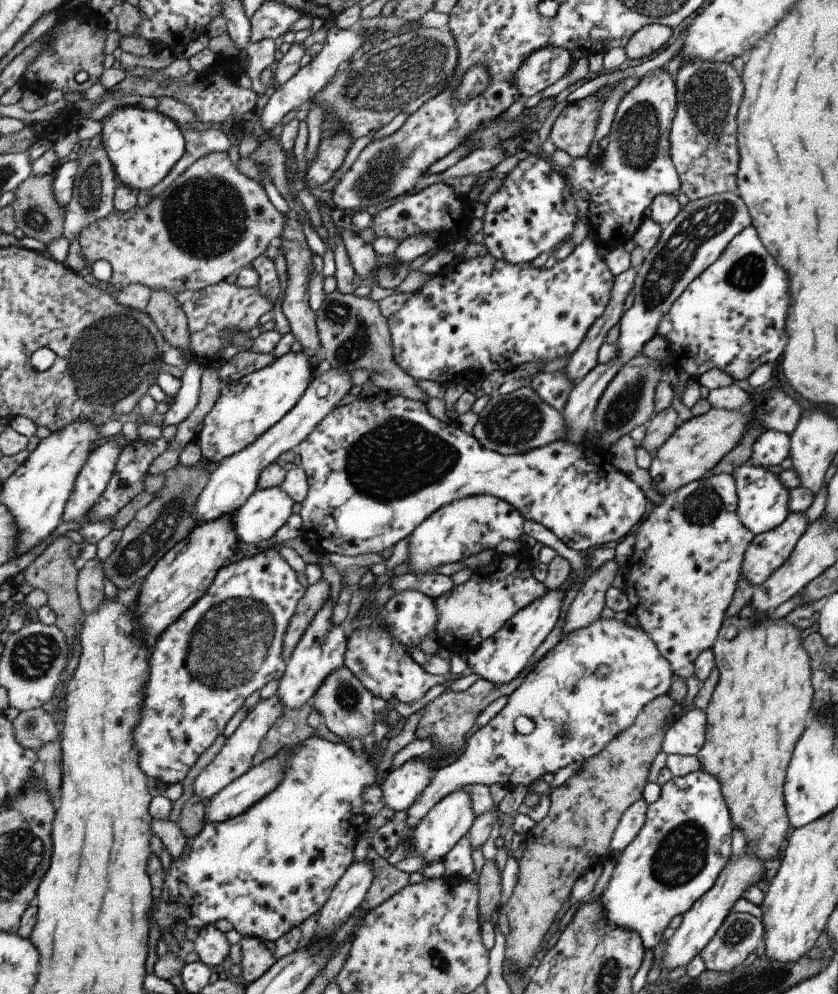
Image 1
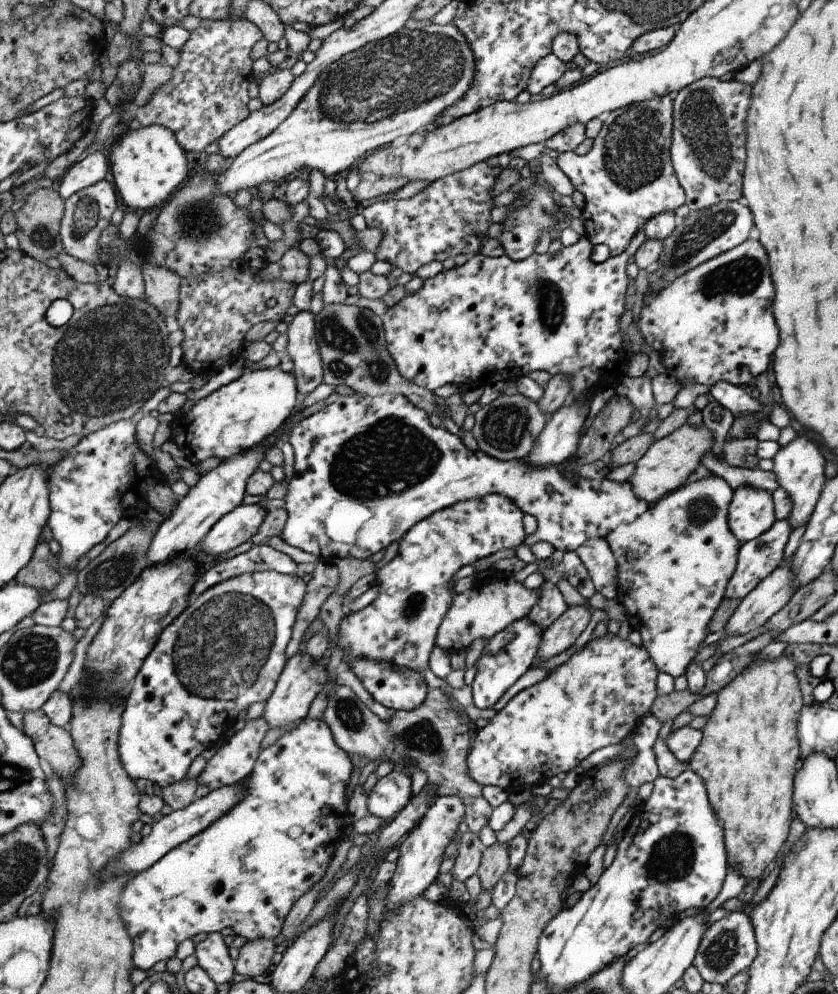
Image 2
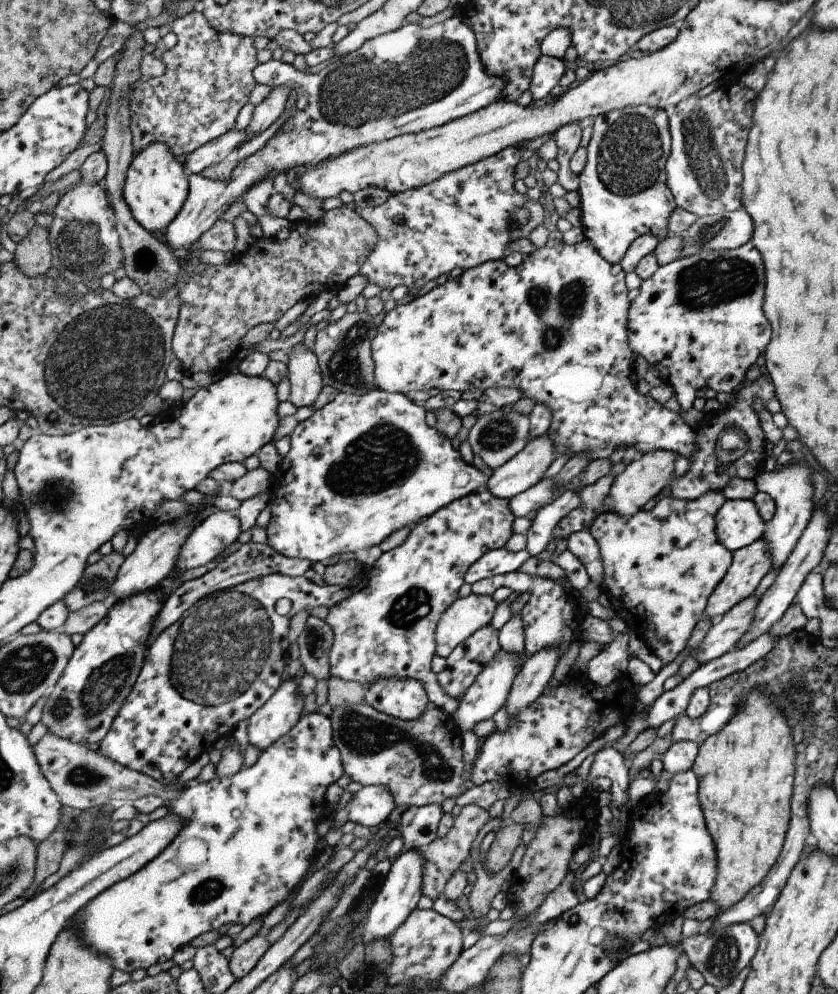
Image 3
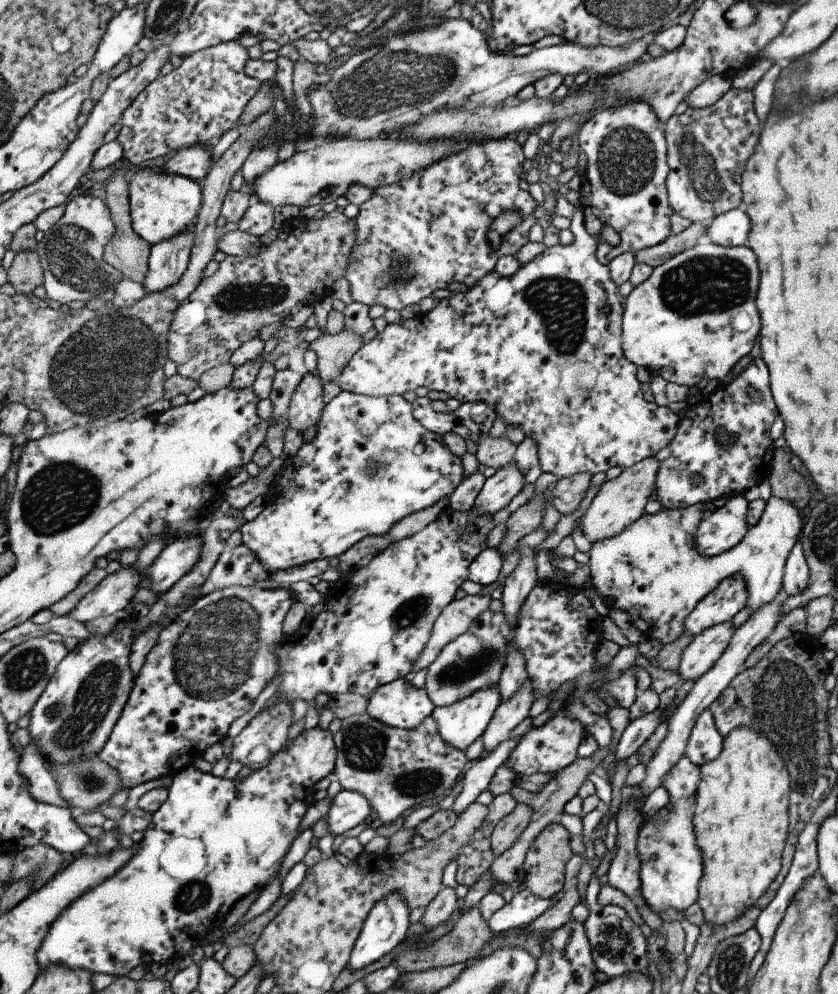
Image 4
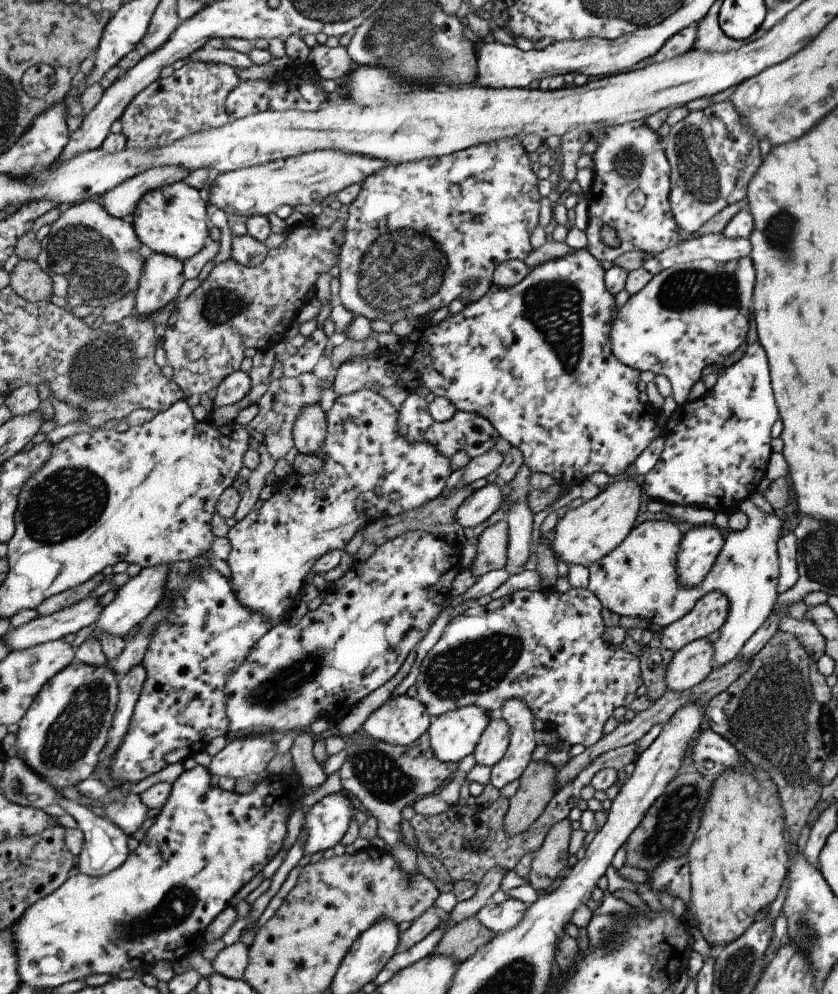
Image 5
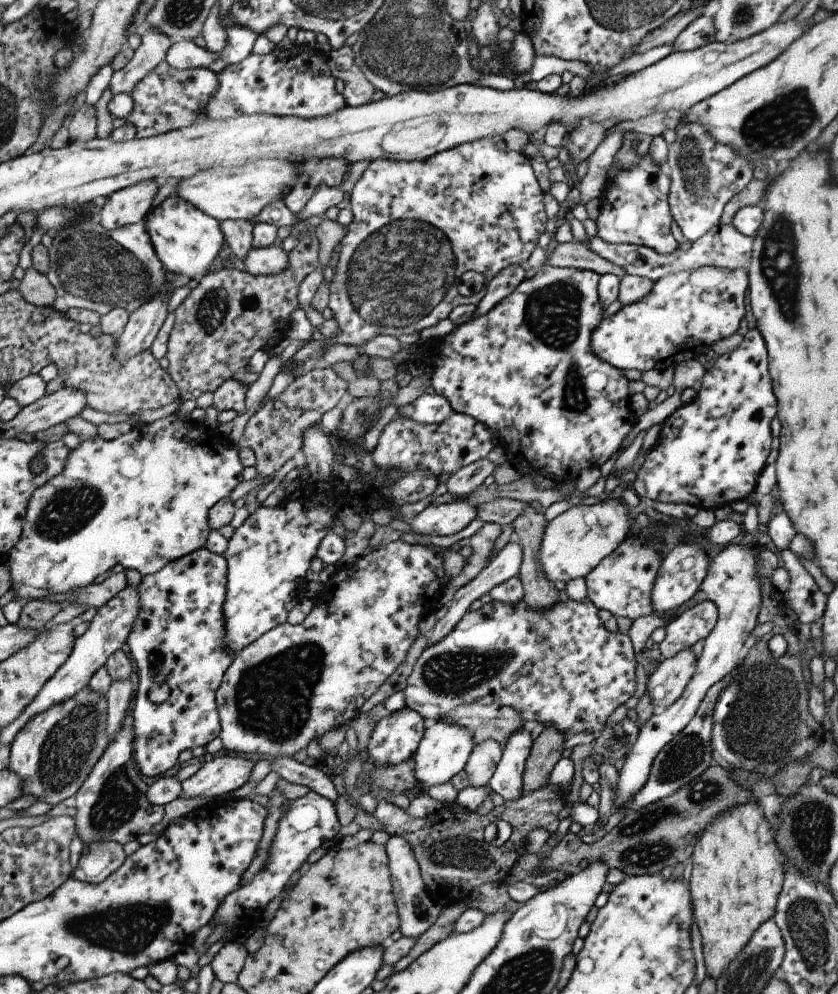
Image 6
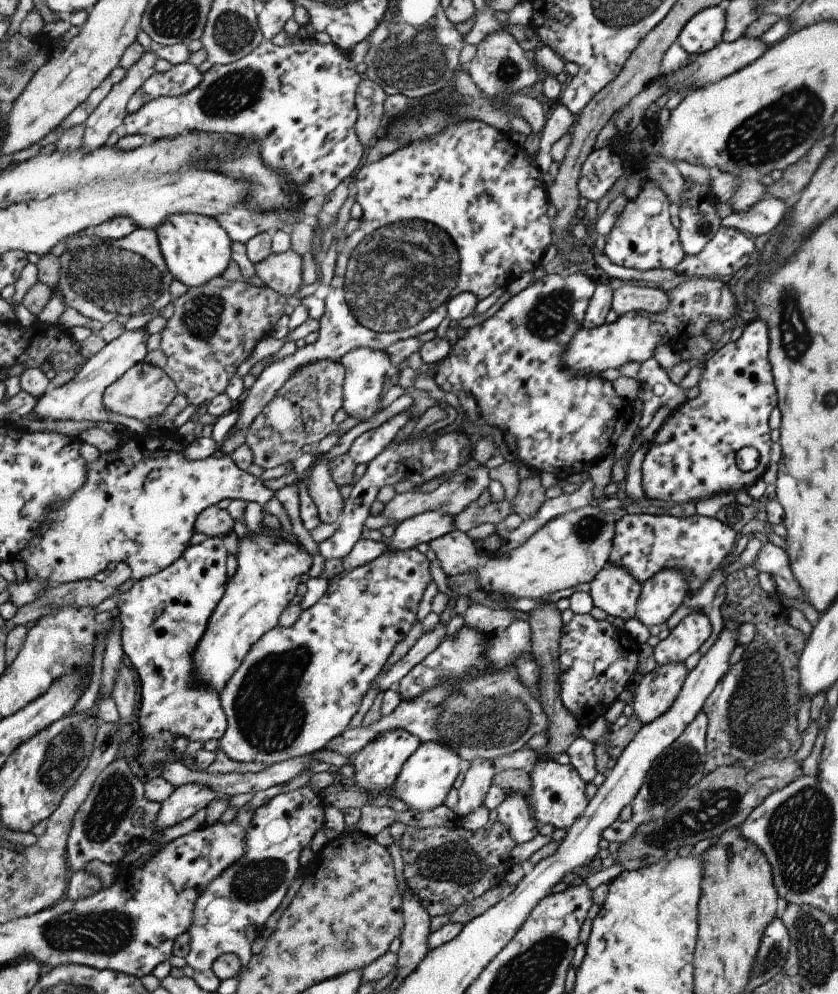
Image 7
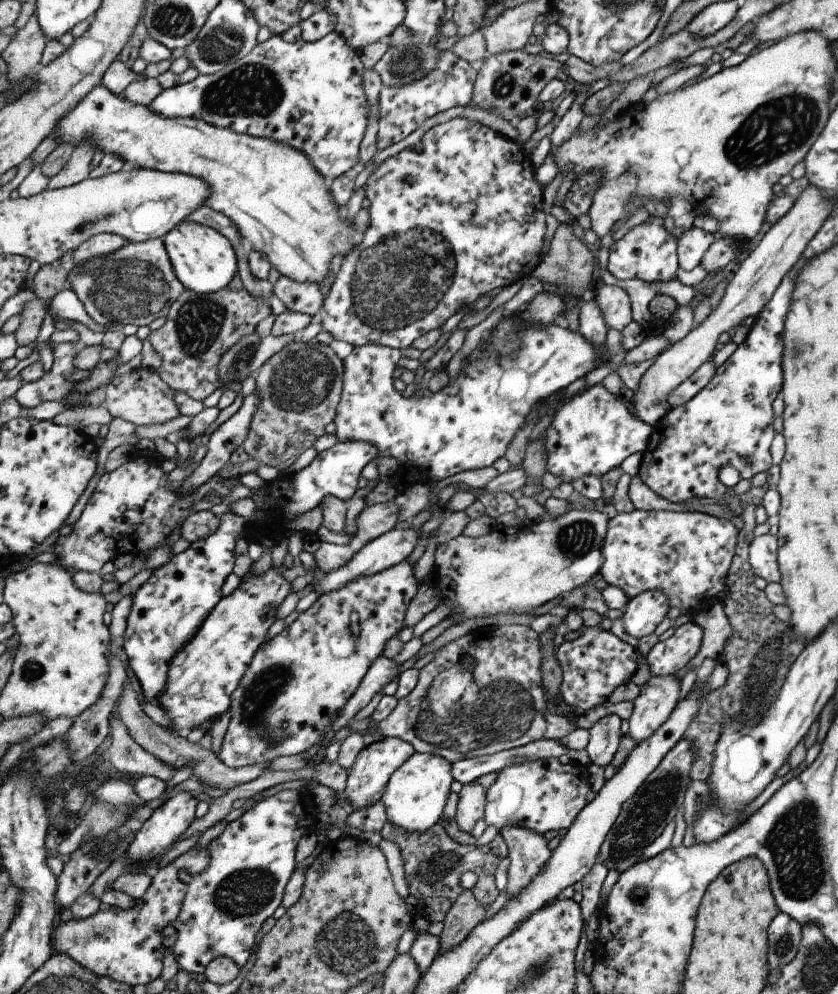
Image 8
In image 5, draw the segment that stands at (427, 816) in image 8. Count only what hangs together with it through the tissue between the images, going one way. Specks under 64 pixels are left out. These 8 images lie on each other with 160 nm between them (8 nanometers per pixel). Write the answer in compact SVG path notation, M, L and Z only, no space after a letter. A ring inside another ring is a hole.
M465 705L431 720L431 744L444 763L459 763L474 754L490 713L479 705Z

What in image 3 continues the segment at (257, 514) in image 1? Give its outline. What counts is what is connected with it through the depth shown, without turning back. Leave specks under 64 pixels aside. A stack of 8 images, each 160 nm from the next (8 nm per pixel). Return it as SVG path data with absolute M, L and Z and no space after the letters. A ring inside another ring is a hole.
M215 510L201 521L181 549L177 568L181 571L205 566L234 549L241 534L241 520L231 511Z

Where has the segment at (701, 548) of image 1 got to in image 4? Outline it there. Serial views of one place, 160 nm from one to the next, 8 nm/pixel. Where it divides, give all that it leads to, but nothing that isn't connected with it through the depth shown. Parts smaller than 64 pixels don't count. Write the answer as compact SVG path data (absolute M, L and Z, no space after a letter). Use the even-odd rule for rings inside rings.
M771 496L764 504L757 524L748 528L739 544L717 556L703 556L693 552L693 527L703 518L703 508L705 506L701 503L693 504L689 508L662 509L656 514L644 513L617 536L593 542L587 552L590 569L588 576L595 593L608 608L625 612L630 618L630 626L639 630L643 637L657 640L661 645L676 640L678 623L685 620L687 614L699 604L699 600L703 600L703 596L716 588L725 577L737 574L743 578L747 590L745 607L749 609L749 616L763 604L771 602L781 590L783 566L787 554L792 550L793 544L798 542L799 532L803 526L799 510L789 500Z

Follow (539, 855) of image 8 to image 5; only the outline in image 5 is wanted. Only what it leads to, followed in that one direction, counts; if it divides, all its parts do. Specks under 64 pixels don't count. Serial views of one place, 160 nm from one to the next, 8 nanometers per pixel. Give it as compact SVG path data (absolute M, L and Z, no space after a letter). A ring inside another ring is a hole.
M516 698L507 699L496 714L505 719L509 725L509 742L506 751L490 768L489 783L499 790L505 784L520 778L523 769L530 762L531 753L536 745L531 725L534 716L525 702Z

